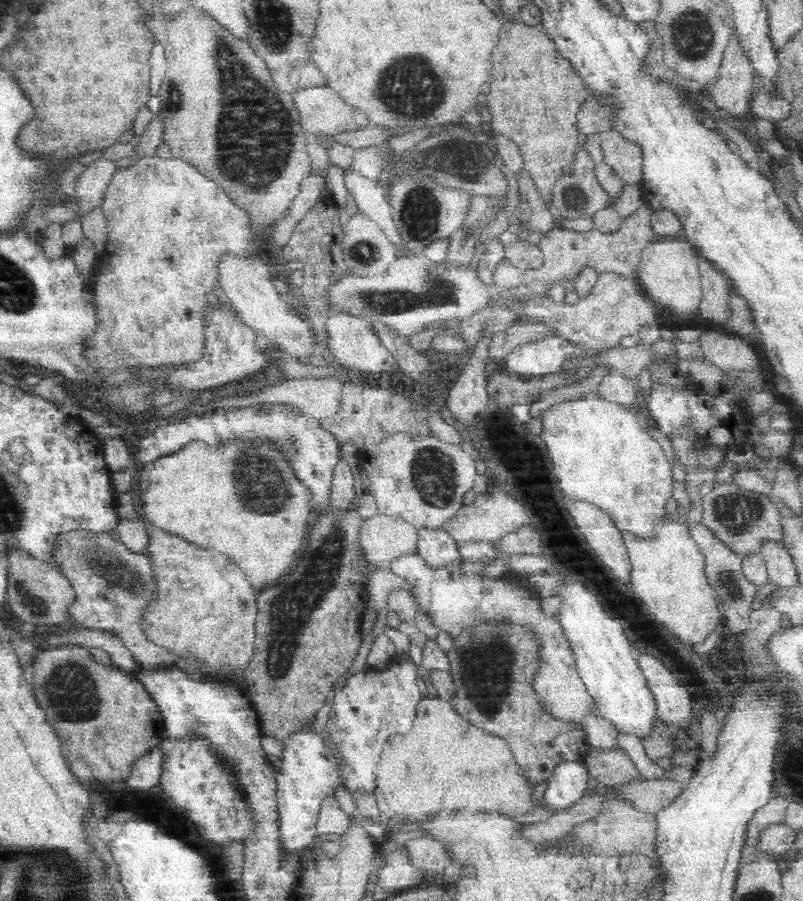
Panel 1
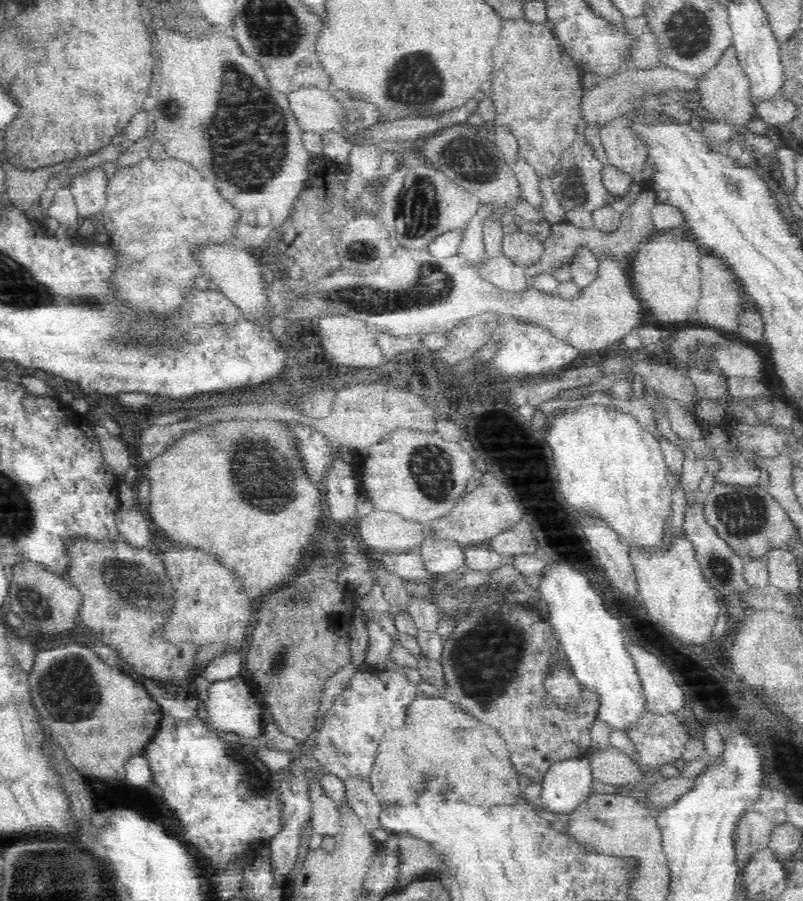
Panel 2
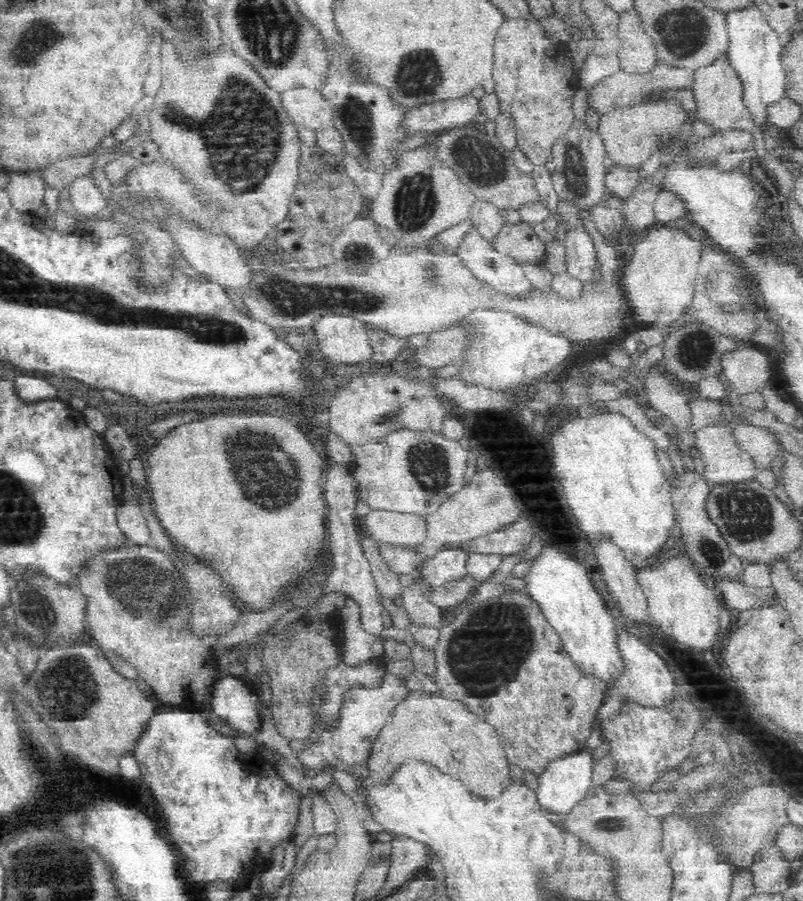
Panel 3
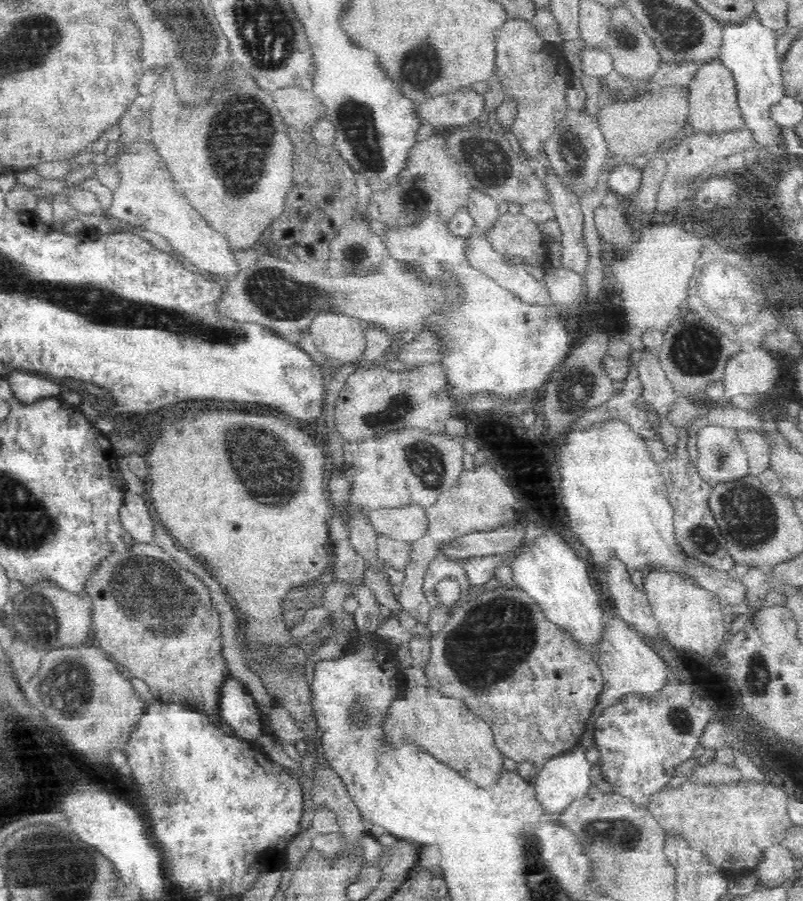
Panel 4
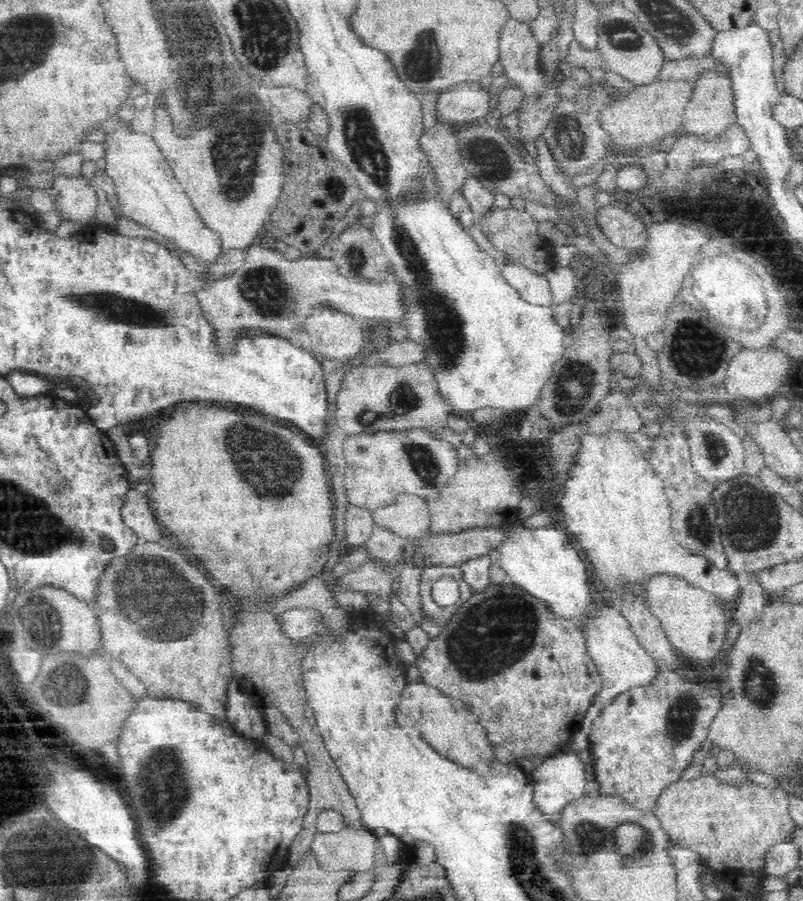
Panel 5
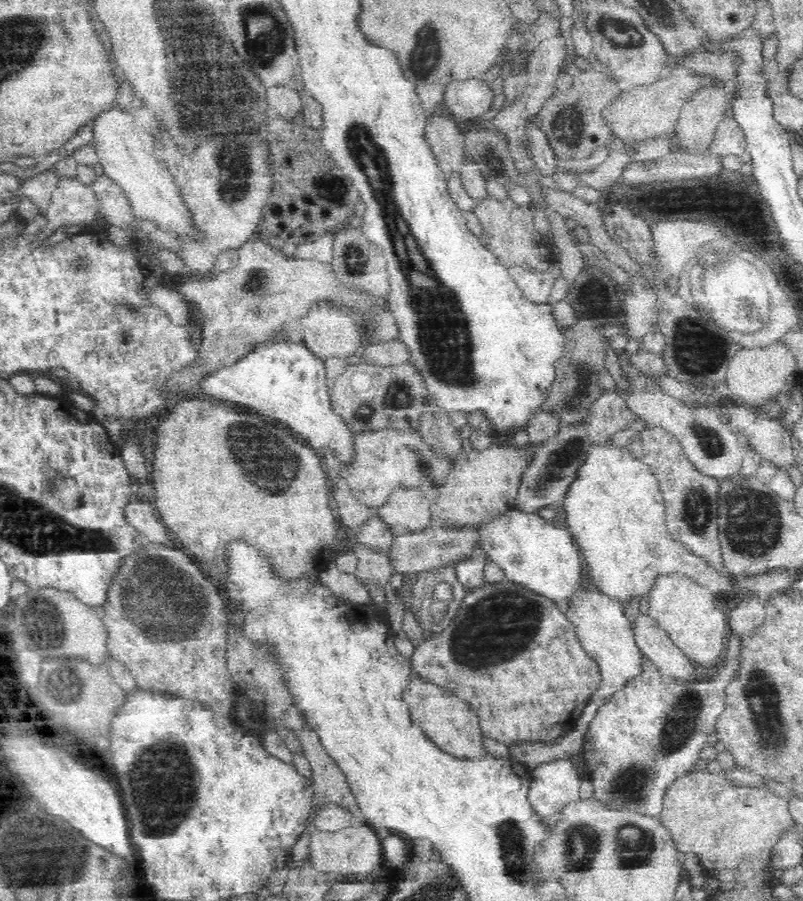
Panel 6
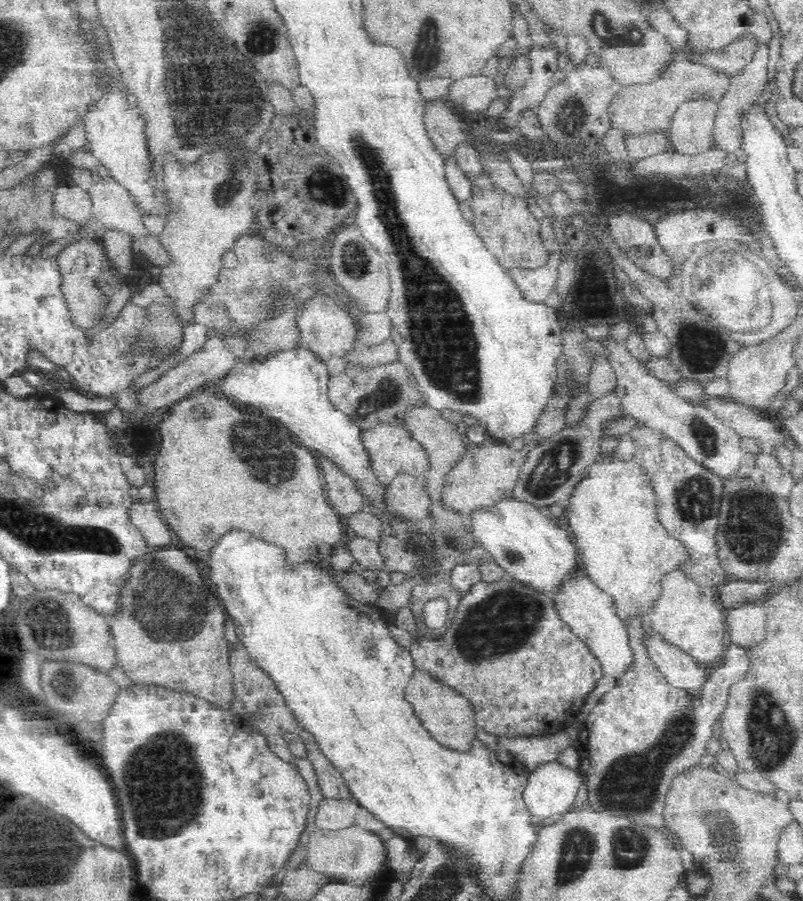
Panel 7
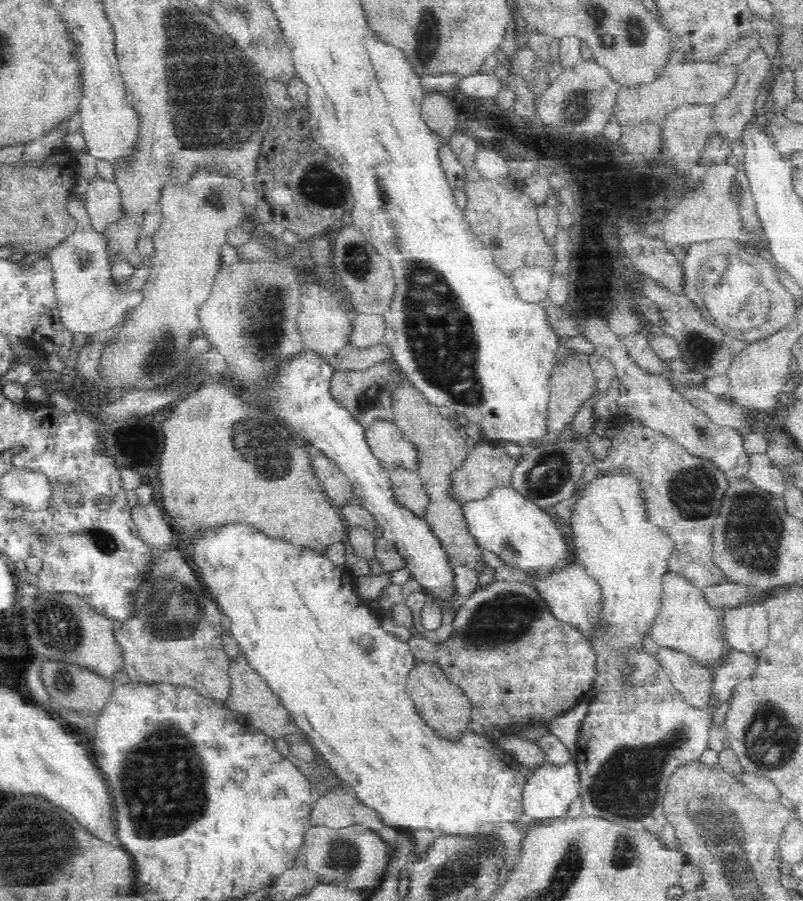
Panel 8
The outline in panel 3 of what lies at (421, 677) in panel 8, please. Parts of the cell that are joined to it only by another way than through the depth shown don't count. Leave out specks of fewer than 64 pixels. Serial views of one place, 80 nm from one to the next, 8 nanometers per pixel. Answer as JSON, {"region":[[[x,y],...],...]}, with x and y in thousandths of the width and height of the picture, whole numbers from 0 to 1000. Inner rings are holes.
{"region":[[[513,766],[506,777],[493,781],[463,828],[460,847],[468,866],[473,867],[481,866],[483,857],[488,857],[483,848],[493,850],[503,839],[521,839],[548,850],[550,857],[573,863],[600,885],[620,883],[635,866],[635,848],[613,805],[597,799],[575,779],[531,766]]]}

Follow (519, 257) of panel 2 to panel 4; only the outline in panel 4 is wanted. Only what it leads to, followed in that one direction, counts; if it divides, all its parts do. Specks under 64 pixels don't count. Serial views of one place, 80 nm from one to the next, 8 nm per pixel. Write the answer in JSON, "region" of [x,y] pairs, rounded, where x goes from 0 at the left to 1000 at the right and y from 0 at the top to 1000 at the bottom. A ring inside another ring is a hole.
{"region":[[[631,234],[630,238],[620,240],[615,251],[605,257],[604,264],[615,279],[625,284],[648,285],[653,294],[670,296],[670,285],[675,281],[680,282],[681,293],[684,291],[680,277],[682,267],[661,242],[650,236],[638,238]]]}

